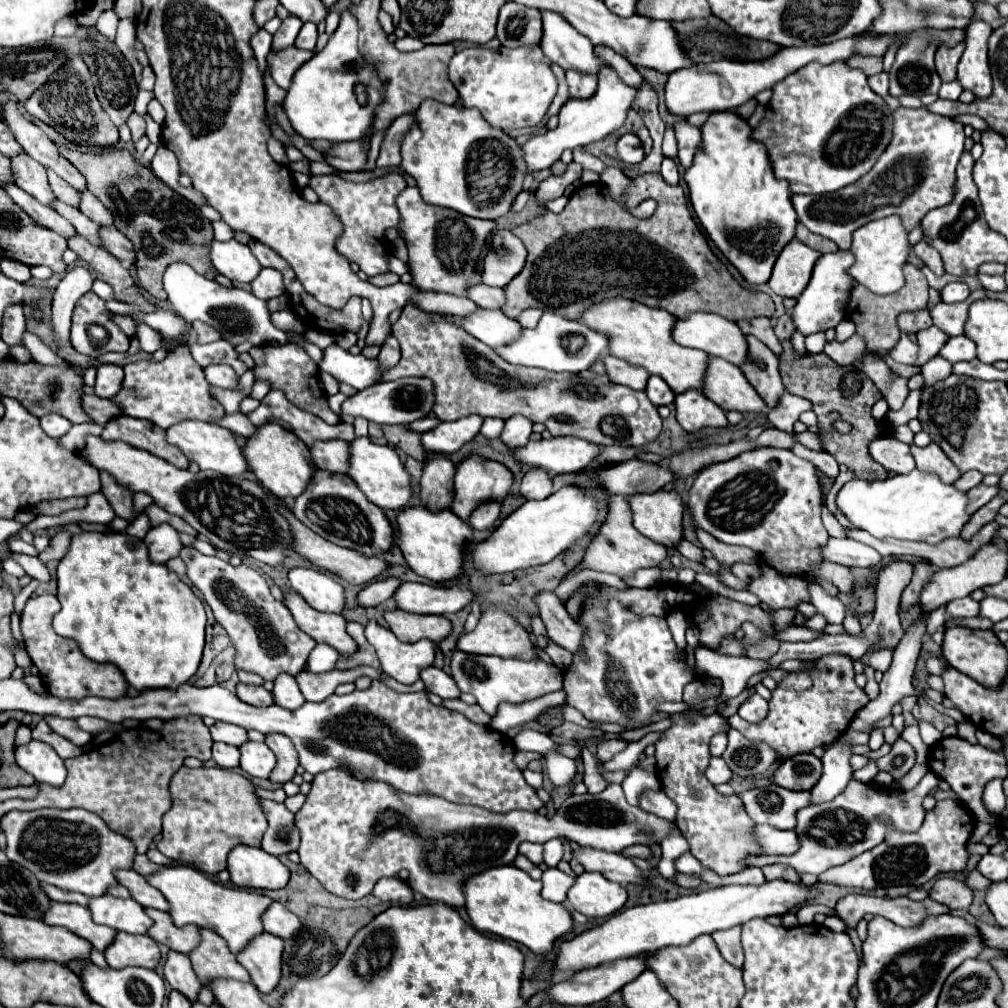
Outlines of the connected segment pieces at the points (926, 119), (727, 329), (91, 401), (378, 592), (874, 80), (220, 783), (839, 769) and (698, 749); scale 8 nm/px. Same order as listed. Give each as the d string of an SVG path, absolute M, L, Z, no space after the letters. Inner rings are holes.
M925 106L897 108L893 118L895 124L891 144L883 156L879 156L879 162L875 162L869 174L837 192L815 196L795 194L791 198L799 222L811 232L833 240L841 250L849 250L851 234L871 220L897 214L901 216L905 228L911 230L929 210L951 202L955 166L965 144L963 124L953 118L933 114Z
M695 312L691 316L685 316L685 318L679 318L675 328L673 328L673 340L681 346L687 346L687 348L697 348L697 350L703 350L707 352L709 356L717 356L717 358L723 358L735 366L741 366L747 356L749 356L749 348L747 348L747 338L745 334L739 330L739 326L719 314L701 314L701 312Z
M83 394L81 400L83 400L85 414L95 424L103 426L103 424L107 424L107 420L111 420L111 416L121 414L121 410L119 410L117 404L111 404L111 400L103 400L103 398L95 396L95 394Z
M387 578L387 580L379 580L379 582L371 582L367 584L359 594L357 594L357 602L359 606L363 608L369 608L369 606L379 606L381 602L385 602L391 592L395 590L395 586L399 586L401 580L397 578Z
M879 72L879 74L871 76L869 86L875 88L875 92L879 96L887 96L887 92L889 92L889 76L887 76L887 72Z
M183 766L171 780L171 810L163 816L163 838L157 850L181 864L191 864L201 872L217 874L227 866L227 854L237 844L261 846L267 818L259 808L253 784L225 768L187 768Z
M839 740L827 748L823 760L823 776L811 790L811 804L821 804L833 800L837 794L845 790L845 786L853 778L853 768L849 758L853 756L853 746L847 740Z
M673 714L673 722L673 728L665 730L663 738L655 744L657 776L661 778L663 792L679 806L677 824L683 828L691 854L719 876L735 874L741 870L741 860L745 856L759 856L759 848L755 848L755 840L751 840L751 828L755 822L747 816L741 800L737 796L719 794L705 778L709 766L709 740L719 728L723 728L723 716L697 716L687 722L681 714Z

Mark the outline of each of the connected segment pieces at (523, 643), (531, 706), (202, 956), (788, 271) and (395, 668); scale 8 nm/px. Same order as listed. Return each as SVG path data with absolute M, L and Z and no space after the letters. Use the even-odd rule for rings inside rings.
M487 608L475 630L459 636L457 650L467 654L515 656L523 660L535 658L529 632L499 608Z
M559 690L529 702L521 702L521 704L509 704L503 702L499 704L495 716L491 718L491 728L499 730L501 734L505 734L509 728L521 726L525 722L531 722L533 718L537 718L545 708L551 708L565 703L565 692Z
M201 930L201 946L191 950L189 958L197 978L205 986L217 978L233 978L245 982L251 980L249 972L237 962L227 942L211 930Z
M793 238L779 254L773 274L769 278L769 288L783 298L799 298L809 284L813 264L821 254L811 250L797 238Z
M369 620L365 626L367 640L375 646L381 670L393 676L397 682L413 684L419 680L421 668L433 664L435 658L435 644L429 640L419 640L415 644L405 644L397 640L397 636L387 628Z

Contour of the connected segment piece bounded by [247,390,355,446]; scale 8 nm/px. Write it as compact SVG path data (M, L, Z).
M271 390L259 404L257 410L249 412L247 418L255 424L255 426L263 426L263 424L279 424L285 430L293 432L297 438L301 438L307 446L313 446L319 440L355 440L353 434L353 424L347 422L339 422L335 426L323 422L321 418L299 410L297 406L293 406L283 392Z

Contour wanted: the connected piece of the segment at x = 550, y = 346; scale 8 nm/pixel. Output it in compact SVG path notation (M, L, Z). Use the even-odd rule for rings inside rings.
M543 314L539 320L539 326L533 330L525 330L523 336L515 342L509 344L507 348L497 348L499 356L503 356L507 362L511 364L523 364L523 366L537 366L537 368L545 368L545 370L553 370L553 372L583 372L589 370L591 364L599 358L605 358L609 354L609 336L591 330L589 326L585 326L579 320L567 320L559 314ZM567 336L583 336L585 344L577 350L571 352L569 348L563 346L563 340Z

